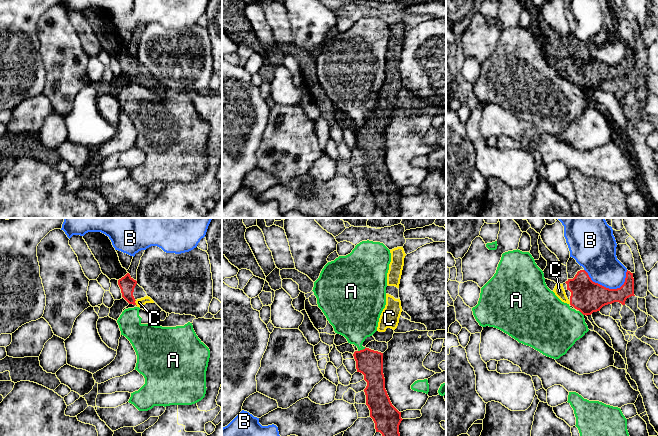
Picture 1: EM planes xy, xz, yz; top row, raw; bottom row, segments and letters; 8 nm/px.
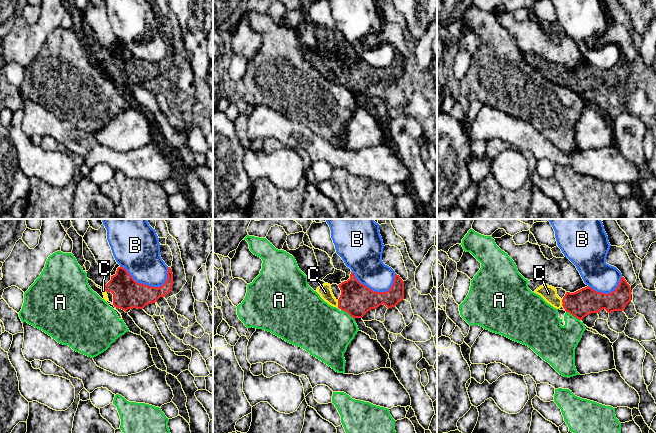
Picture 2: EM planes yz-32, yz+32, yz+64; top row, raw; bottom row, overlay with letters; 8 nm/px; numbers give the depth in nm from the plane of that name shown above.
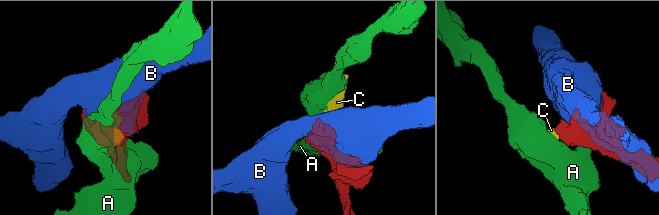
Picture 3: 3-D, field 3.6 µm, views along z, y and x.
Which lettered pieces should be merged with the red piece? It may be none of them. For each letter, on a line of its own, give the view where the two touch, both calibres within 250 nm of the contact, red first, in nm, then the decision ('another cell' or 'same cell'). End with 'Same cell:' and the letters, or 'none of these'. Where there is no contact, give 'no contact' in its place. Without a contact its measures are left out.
A: xz | 200/320 nm | another cell
B: yz | 260/280 nm | another cell
C: xy | 130/60 nm | same cell
Same cell: C

